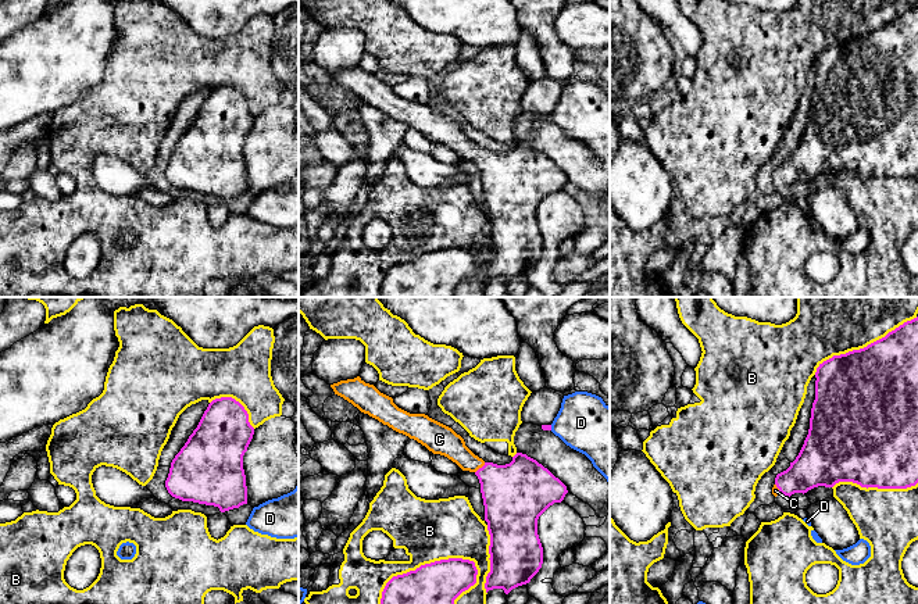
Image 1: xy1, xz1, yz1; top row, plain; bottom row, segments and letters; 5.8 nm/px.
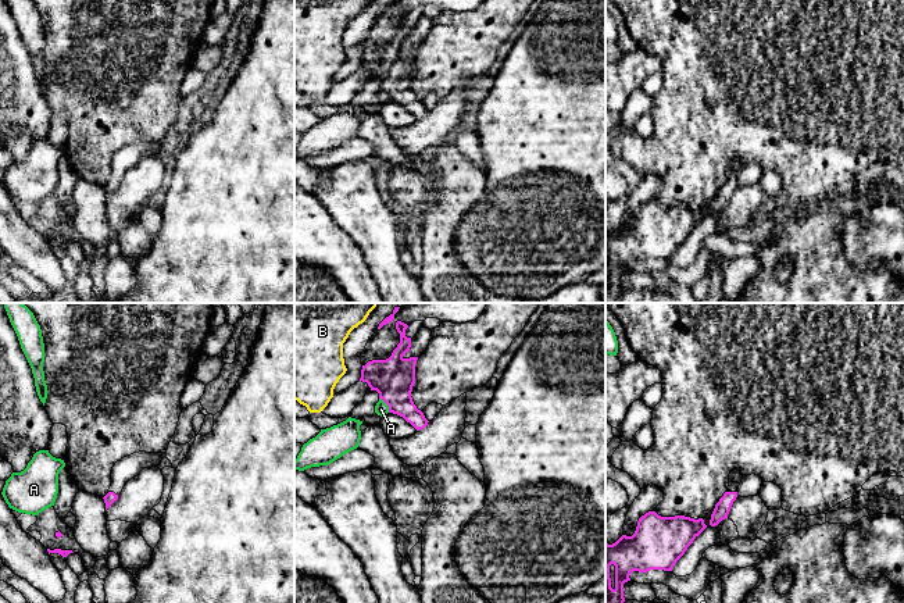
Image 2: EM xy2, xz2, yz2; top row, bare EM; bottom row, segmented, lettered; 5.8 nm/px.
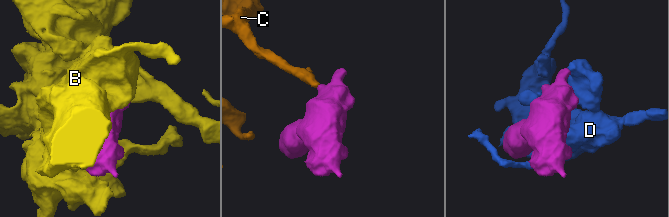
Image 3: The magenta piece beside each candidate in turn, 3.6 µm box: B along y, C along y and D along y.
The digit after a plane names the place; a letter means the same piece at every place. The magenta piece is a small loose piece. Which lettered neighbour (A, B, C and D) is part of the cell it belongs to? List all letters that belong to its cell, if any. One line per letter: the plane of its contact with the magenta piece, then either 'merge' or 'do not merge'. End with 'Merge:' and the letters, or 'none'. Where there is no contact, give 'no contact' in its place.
A: xz2 | do not merge
B: xz1 | do not merge
C: xz1 | merge
D: xz1 | do not merge
Merge: C

